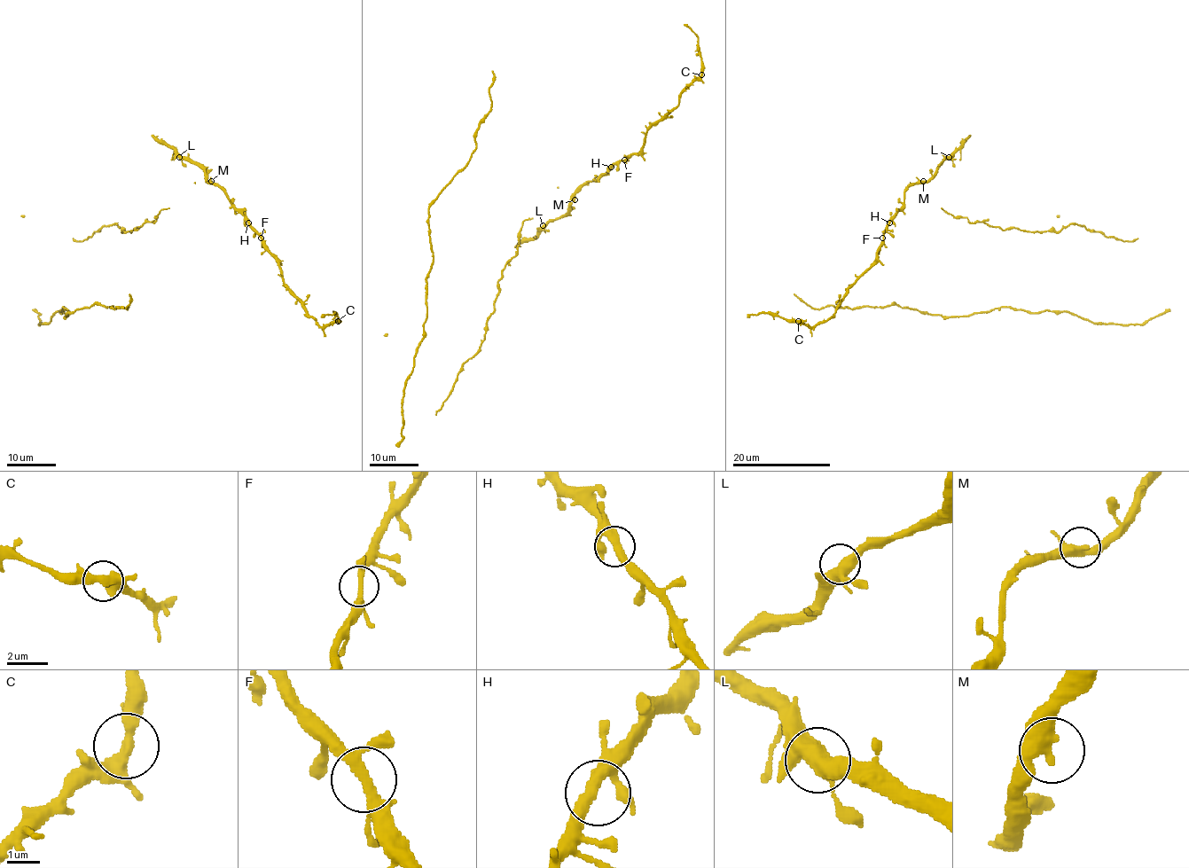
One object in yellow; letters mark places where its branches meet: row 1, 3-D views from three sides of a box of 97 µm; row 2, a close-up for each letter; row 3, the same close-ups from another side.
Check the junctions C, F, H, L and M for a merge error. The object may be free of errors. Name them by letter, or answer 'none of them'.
none of them

